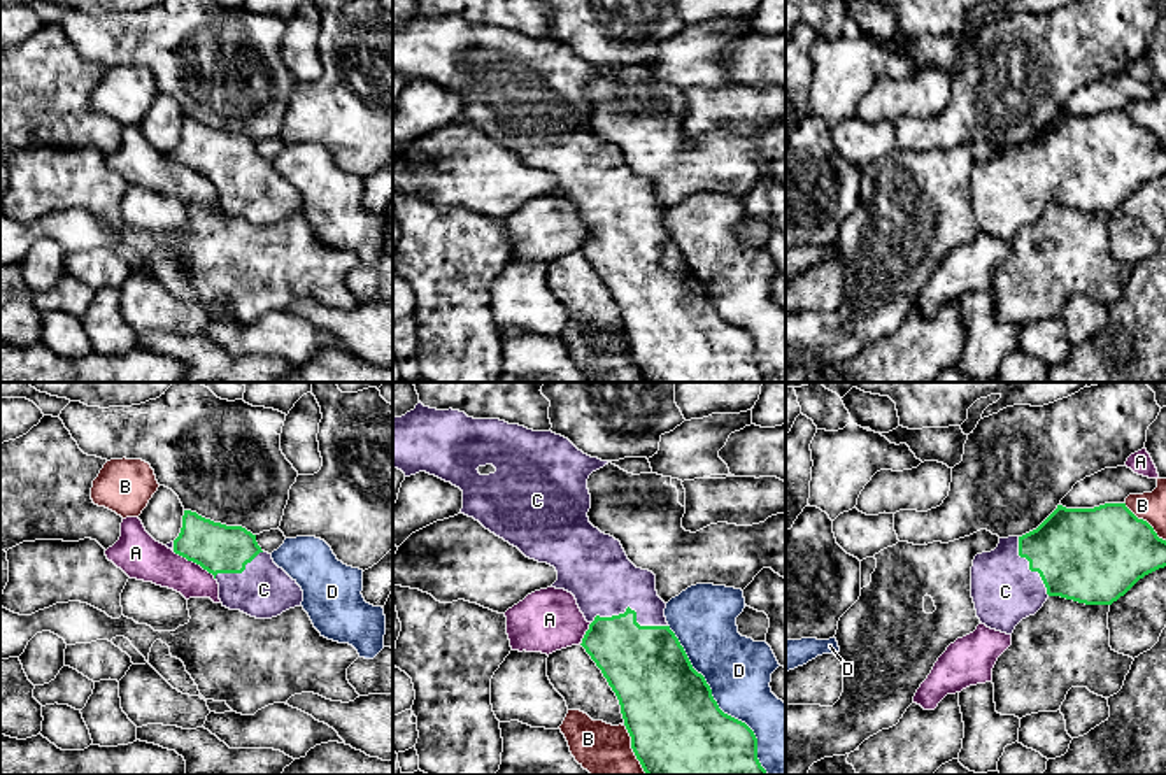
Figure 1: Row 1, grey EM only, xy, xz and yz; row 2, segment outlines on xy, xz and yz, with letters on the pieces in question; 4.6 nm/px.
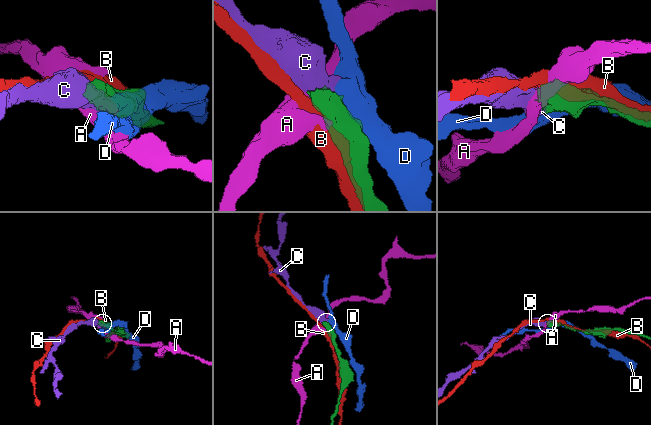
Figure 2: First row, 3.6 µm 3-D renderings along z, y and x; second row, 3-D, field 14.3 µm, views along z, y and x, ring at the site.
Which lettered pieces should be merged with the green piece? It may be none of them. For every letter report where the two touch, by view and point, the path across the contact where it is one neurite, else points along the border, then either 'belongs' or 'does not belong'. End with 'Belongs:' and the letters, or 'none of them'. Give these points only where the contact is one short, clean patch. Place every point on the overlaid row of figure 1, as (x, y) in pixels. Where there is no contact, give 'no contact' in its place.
A: xy (195, 561) | along xy (172, 551), (199, 563), (214, 579) | does not belong
B: yz (1145, 521) | does not belong
C: xz (633, 611) | belongs
D: xz (716, 703) | does not belong
Belongs: C

